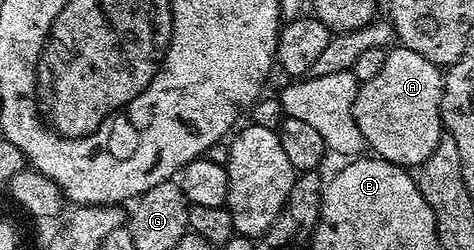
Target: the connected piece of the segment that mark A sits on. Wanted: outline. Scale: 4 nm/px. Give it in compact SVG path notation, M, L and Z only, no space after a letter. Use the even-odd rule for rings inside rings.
M398 45L387 50L384 69L380 69L372 81L359 86L358 96L353 101L353 115L367 148L377 158L386 159L398 167L417 169L429 157L432 149L436 149L444 134L442 101L444 103L444 75L439 64L420 57L420 53L412 53L412 49Z

